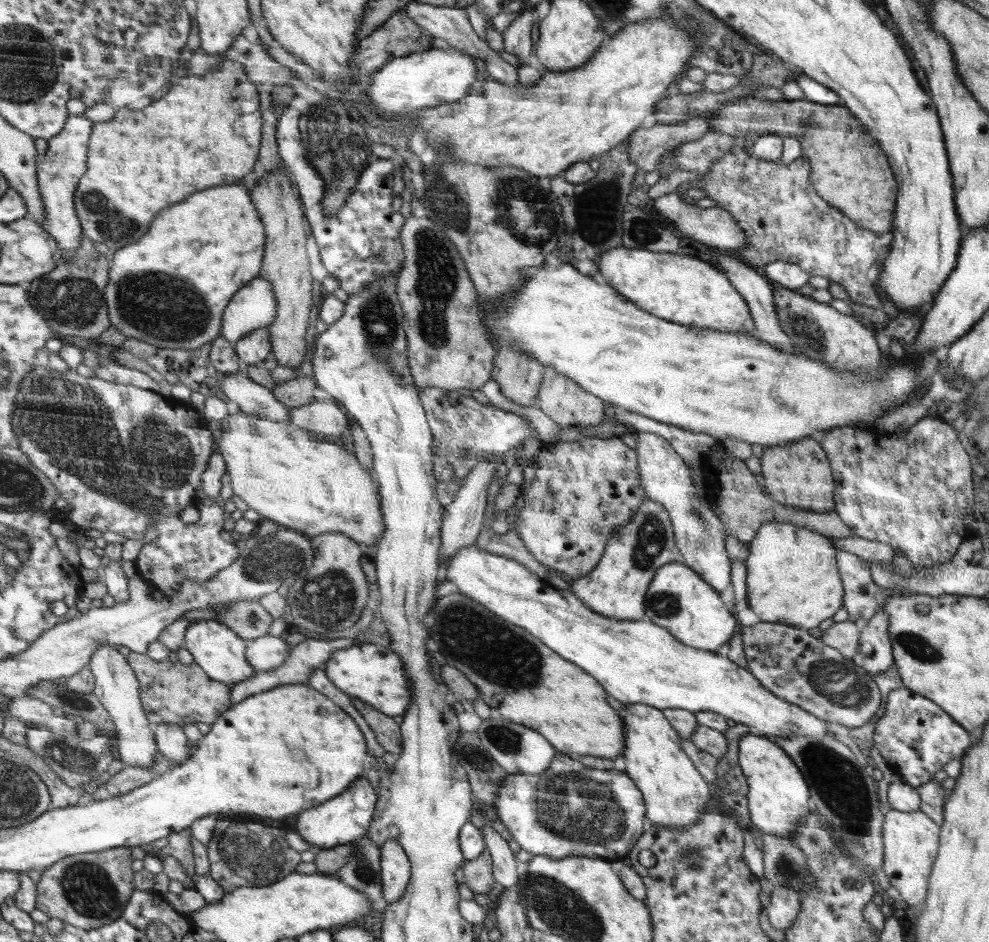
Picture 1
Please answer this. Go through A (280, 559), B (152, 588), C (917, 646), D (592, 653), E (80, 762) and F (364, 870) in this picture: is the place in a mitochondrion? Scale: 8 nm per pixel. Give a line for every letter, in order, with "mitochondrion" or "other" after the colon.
A: mitochondrion
B: other
C: mitochondrion
D: other
E: mitochondrion
F: mitochondrion

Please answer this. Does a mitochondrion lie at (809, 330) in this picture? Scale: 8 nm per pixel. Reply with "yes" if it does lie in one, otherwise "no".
yes

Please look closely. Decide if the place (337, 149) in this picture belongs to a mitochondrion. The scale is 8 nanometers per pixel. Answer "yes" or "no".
yes

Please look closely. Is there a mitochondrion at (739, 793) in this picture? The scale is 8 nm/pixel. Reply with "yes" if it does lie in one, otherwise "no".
no

